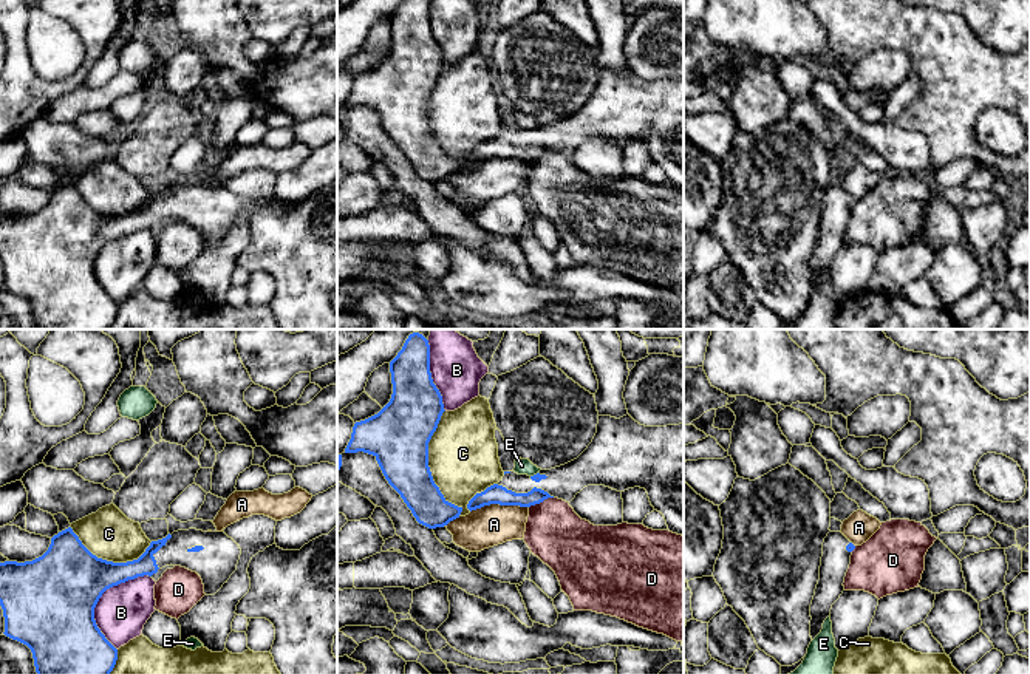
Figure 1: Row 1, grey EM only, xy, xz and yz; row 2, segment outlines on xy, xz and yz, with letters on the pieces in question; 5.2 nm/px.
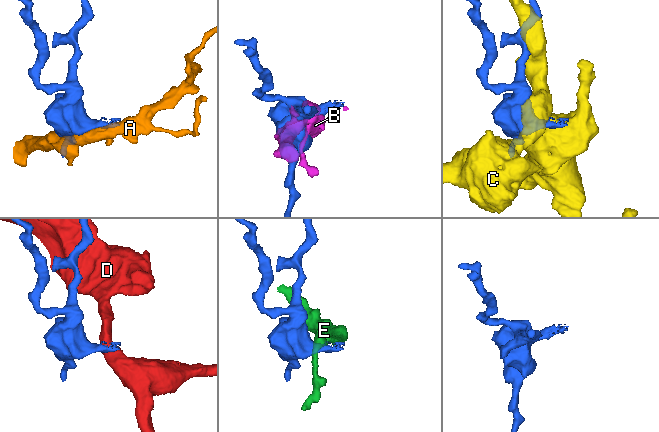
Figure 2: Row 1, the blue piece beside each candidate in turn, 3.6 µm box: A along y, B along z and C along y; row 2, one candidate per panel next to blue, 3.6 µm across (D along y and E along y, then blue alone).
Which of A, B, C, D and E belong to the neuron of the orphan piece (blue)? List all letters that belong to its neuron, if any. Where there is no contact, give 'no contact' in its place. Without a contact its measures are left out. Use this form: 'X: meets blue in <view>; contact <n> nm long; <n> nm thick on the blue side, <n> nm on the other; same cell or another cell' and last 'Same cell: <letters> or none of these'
A: meets blue in xz; contact 300 nm long; 100 nm thick on the blue side, 220 nm on the other; another cell
B: meets blue in xy; contact 440 nm long; 460 nm thick on the blue side, 280 nm on the other; another cell
C: meets blue in xz; contact 550 nm long; 320 nm thick on the blue side, 360 nm on the other; another cell
D: meets blue in xz; contact 140 nm long; 100 nm thick on the blue side, 300 nm on the other; another cell
E: meets blue in xz; contact 50 nm long; 50 nm thick on the blue side, 80 nm on the other; another cell
Same cell: none of these

